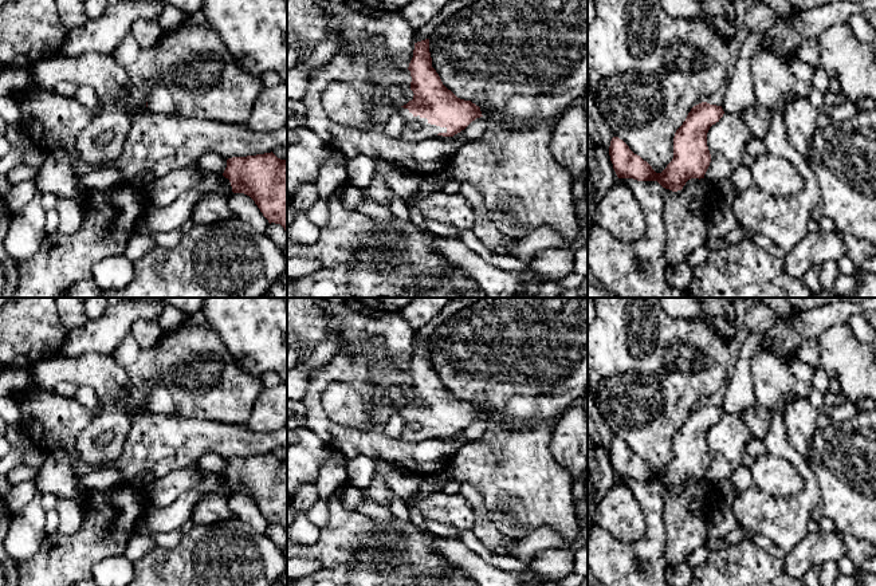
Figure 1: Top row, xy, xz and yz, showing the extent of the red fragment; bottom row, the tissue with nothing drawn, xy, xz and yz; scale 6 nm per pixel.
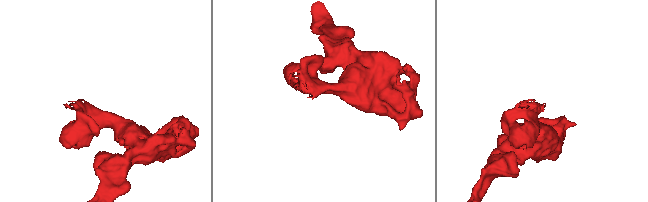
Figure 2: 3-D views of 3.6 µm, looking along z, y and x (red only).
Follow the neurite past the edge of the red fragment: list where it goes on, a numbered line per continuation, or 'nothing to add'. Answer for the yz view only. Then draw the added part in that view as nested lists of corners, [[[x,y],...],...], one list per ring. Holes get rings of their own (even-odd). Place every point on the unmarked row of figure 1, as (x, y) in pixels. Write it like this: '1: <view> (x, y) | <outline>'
nothing to add

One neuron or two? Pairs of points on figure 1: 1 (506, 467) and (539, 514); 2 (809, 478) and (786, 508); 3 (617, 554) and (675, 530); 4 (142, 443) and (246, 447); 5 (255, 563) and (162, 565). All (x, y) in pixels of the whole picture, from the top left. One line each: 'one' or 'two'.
1: one
2: one
3: two
4: one
5: one

